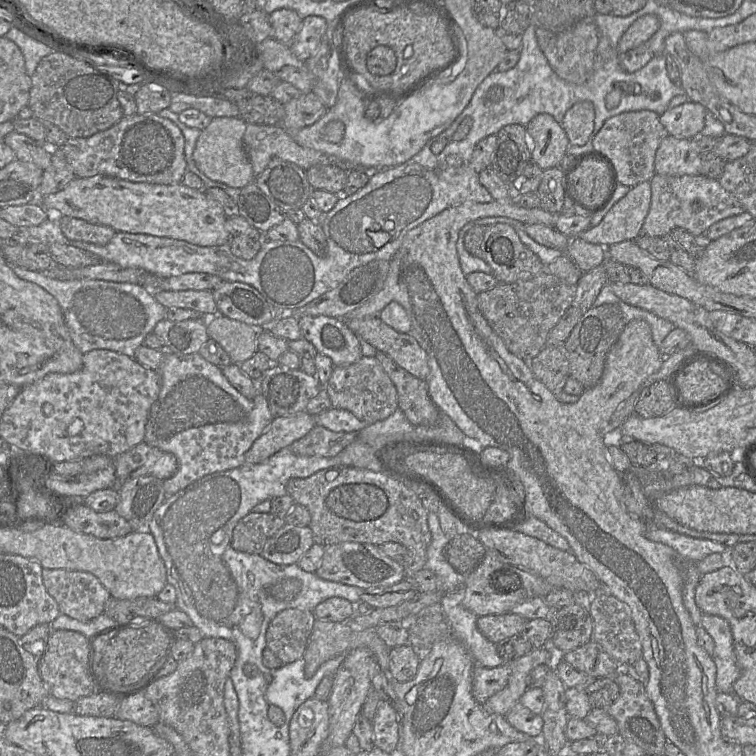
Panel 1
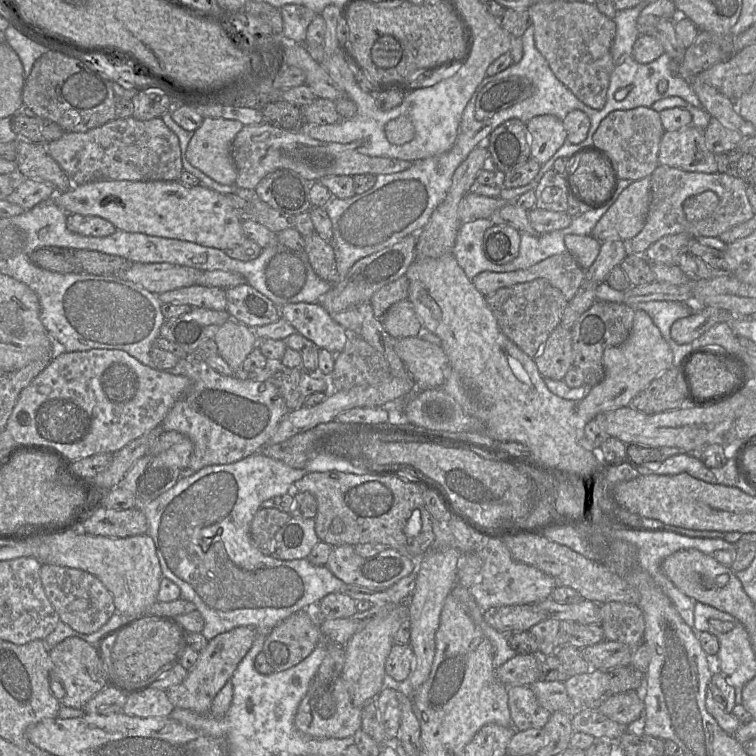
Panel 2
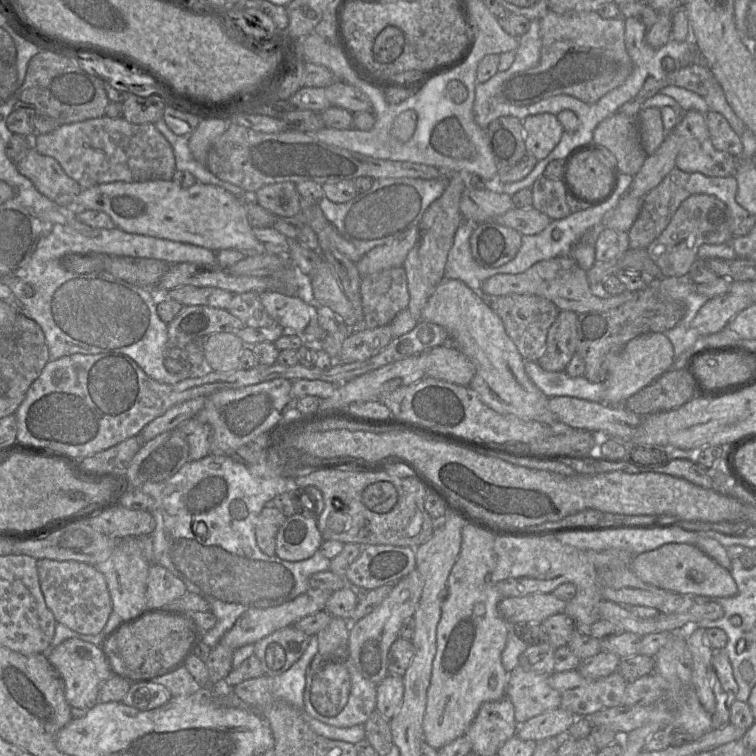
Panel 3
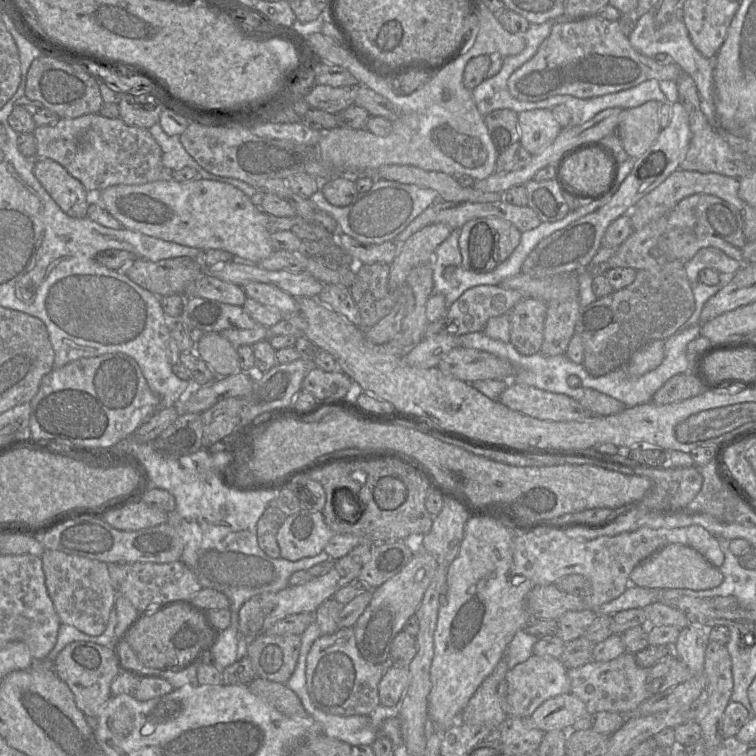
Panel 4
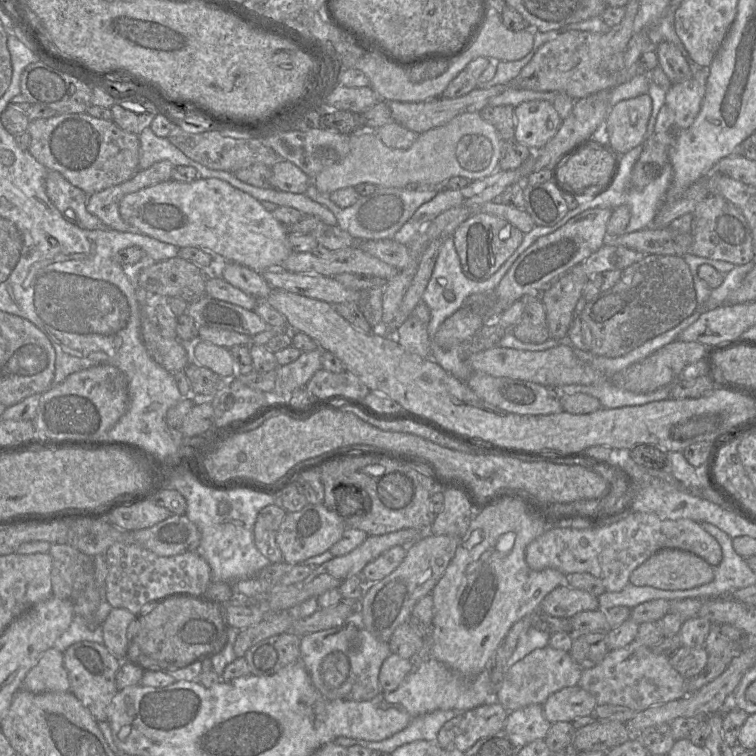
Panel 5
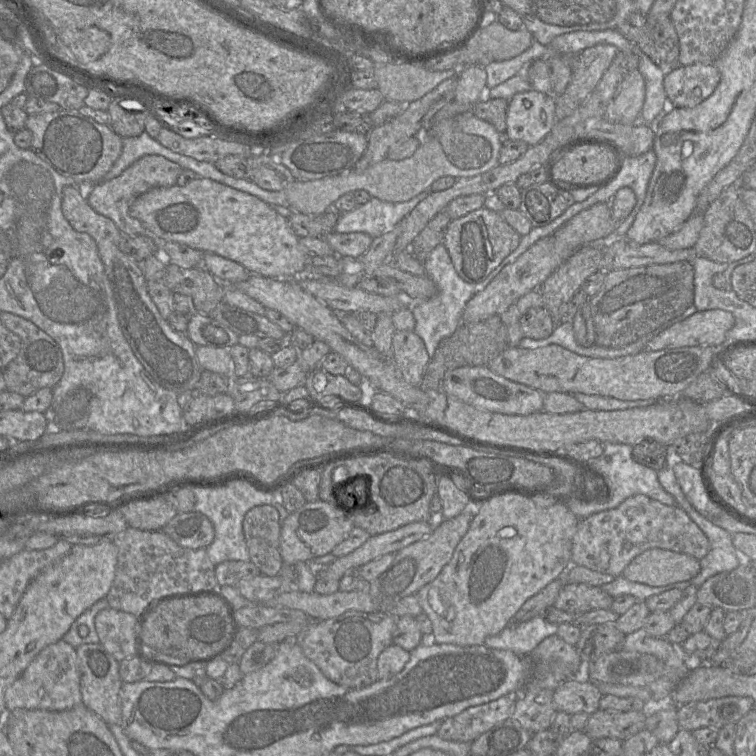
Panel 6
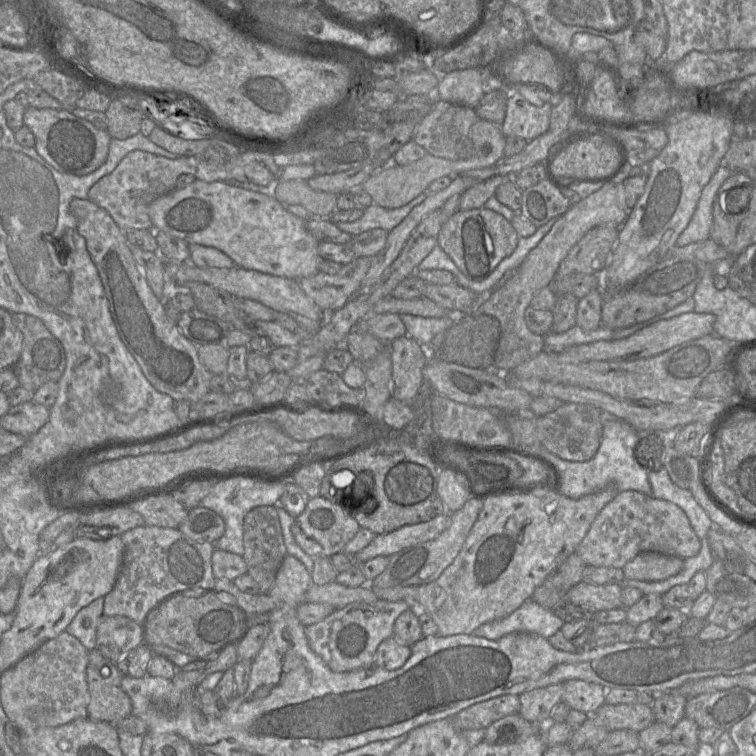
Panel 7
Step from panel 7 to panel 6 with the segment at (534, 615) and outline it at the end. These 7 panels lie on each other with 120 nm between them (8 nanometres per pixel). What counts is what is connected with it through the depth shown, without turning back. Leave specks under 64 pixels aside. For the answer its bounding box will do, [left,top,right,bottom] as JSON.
[484,615,558,659]

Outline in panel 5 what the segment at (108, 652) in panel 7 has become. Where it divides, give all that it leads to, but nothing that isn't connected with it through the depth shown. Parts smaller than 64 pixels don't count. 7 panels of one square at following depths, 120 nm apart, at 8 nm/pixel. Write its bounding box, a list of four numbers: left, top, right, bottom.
[102,608,137,659]

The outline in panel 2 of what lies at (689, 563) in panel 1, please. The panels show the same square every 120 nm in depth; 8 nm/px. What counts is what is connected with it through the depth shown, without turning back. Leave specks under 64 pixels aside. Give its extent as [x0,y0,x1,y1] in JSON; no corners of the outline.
[616,530,737,630]

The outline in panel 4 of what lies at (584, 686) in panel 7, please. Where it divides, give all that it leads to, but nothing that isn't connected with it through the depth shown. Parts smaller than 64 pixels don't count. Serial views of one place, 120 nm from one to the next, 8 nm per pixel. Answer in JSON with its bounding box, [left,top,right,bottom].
[529,692,587,733]

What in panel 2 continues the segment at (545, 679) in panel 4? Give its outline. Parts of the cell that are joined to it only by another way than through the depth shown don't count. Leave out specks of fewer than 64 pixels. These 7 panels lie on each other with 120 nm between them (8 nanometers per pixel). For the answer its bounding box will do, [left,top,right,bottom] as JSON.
[507,686,551,731]

